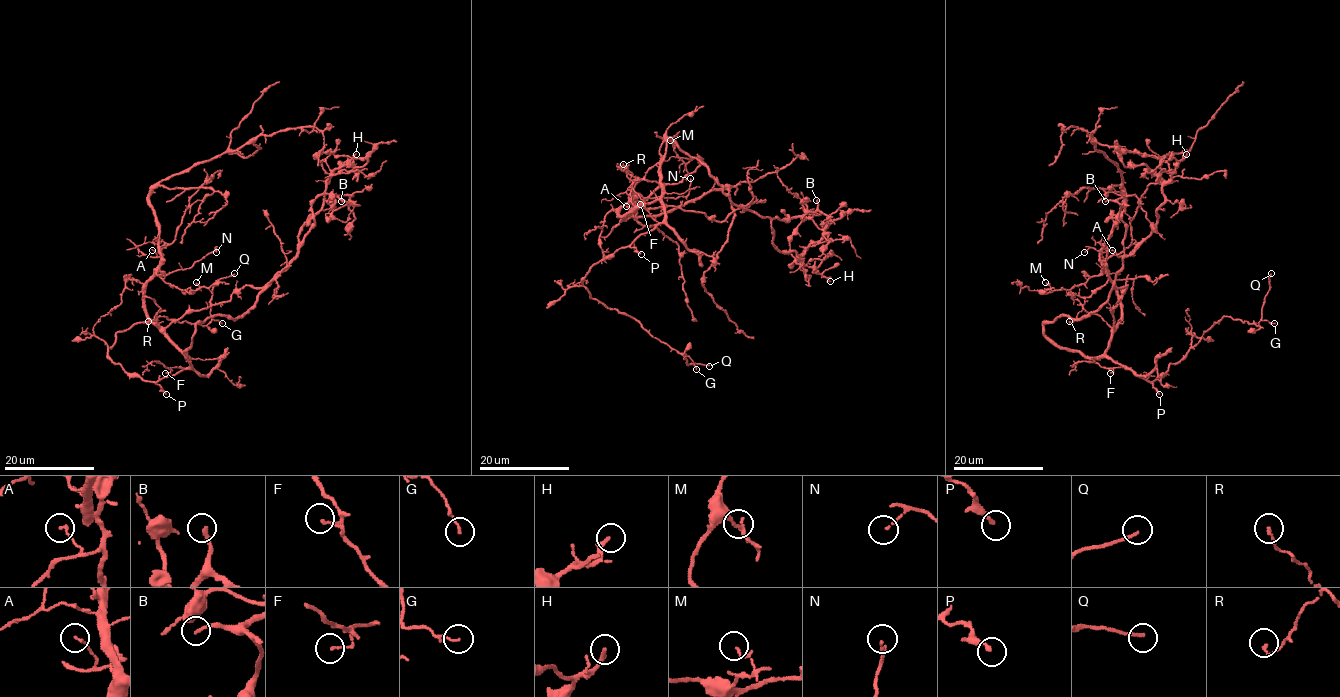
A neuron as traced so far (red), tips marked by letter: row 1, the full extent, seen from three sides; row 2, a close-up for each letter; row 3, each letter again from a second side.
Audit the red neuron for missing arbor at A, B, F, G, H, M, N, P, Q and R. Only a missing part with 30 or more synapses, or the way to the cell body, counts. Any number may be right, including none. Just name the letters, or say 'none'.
B

